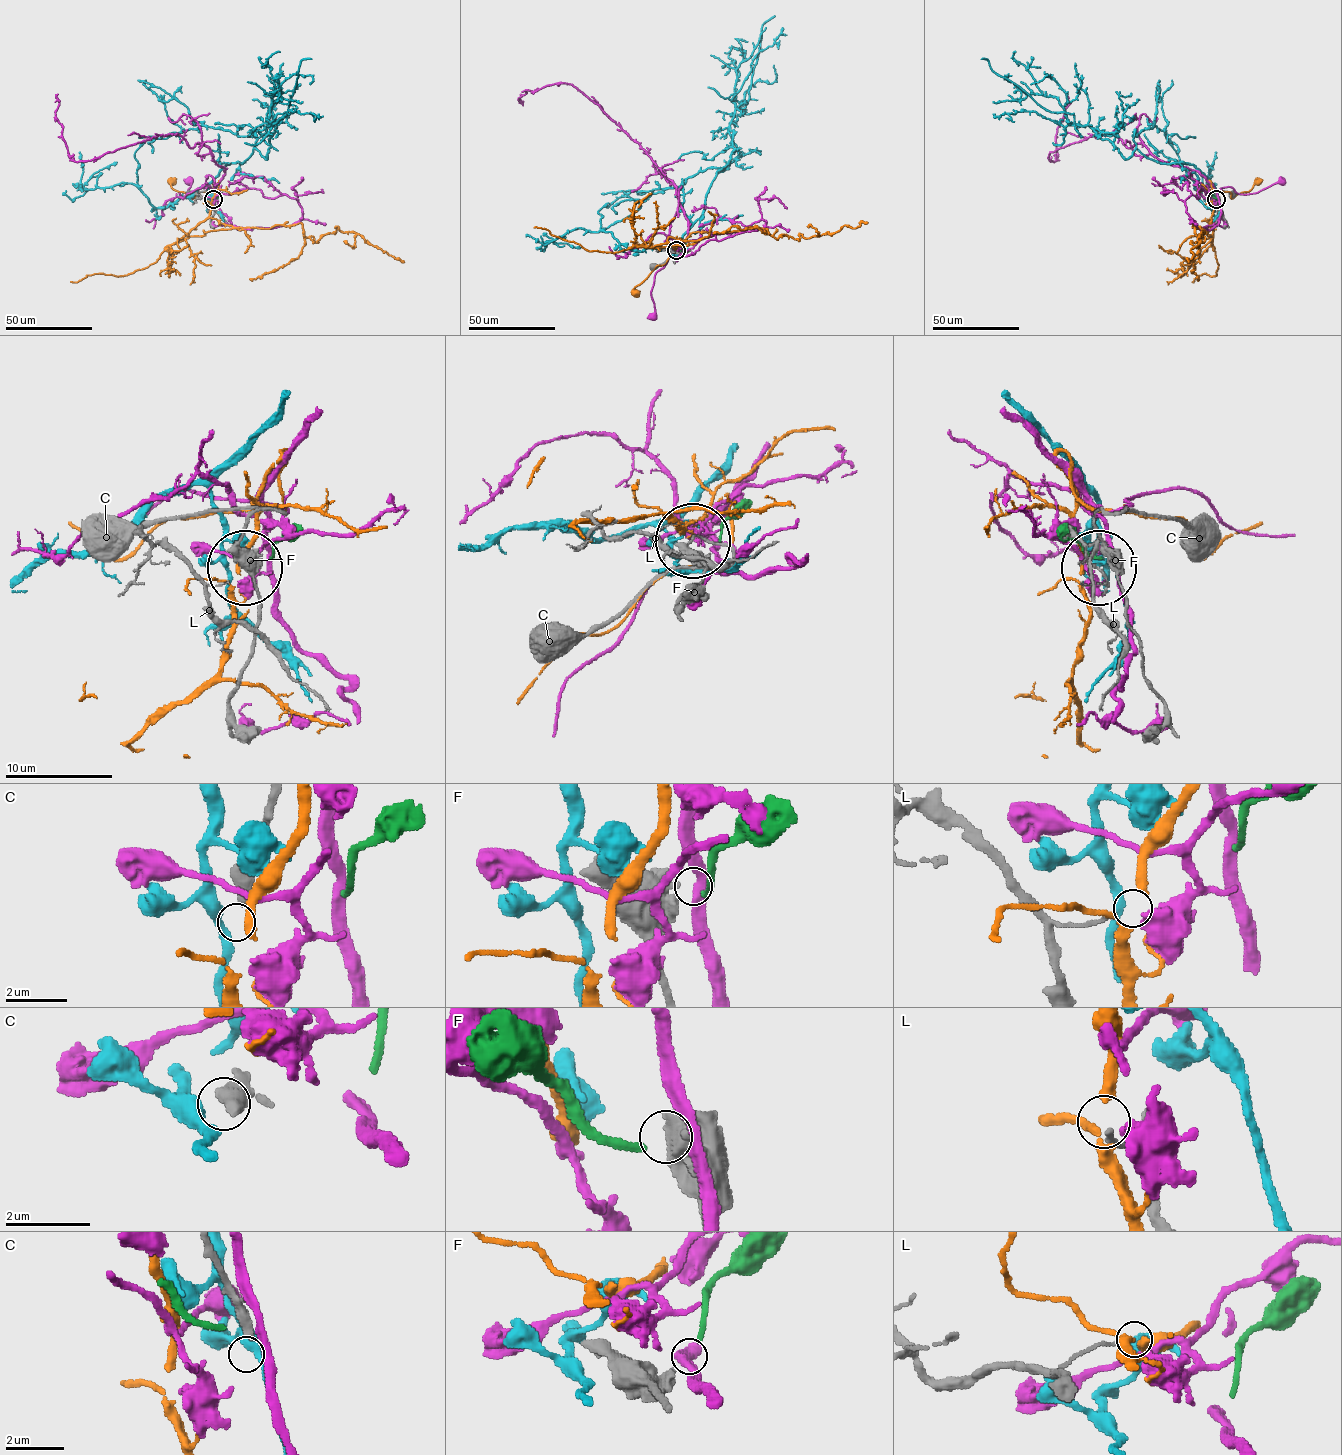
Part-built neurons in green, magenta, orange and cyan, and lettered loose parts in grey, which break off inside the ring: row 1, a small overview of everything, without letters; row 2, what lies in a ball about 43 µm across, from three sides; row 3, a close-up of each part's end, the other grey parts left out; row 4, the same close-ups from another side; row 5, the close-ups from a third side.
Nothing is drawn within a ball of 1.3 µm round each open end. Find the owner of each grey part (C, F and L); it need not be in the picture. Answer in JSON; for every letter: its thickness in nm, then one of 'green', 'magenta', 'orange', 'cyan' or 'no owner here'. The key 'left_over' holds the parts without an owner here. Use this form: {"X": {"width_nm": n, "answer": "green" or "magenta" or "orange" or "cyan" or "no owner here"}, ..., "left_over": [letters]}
{"C": {"width_nm": 340, "answer": "no owner here"}, "F": {"width_nm": 460, "answer": "green"}, "L": {"width_nm": 90, "answer": "magenta"}, "left_over": ["C"]}

